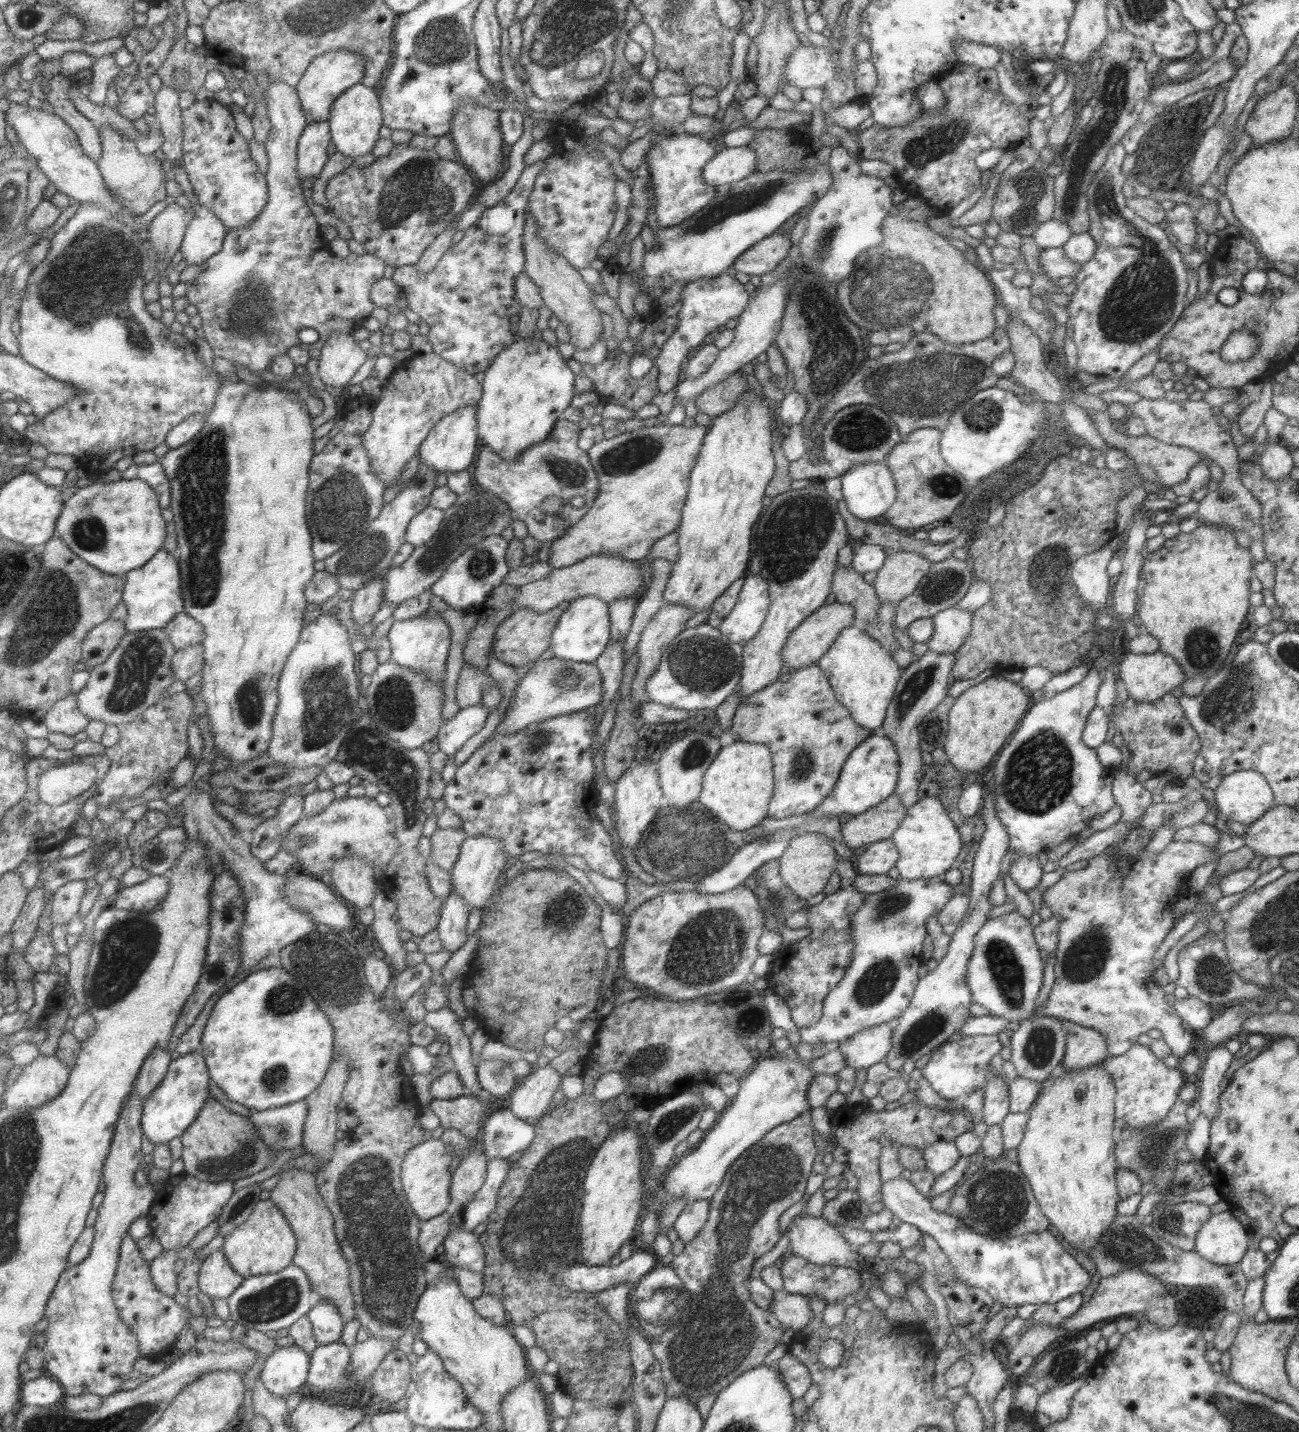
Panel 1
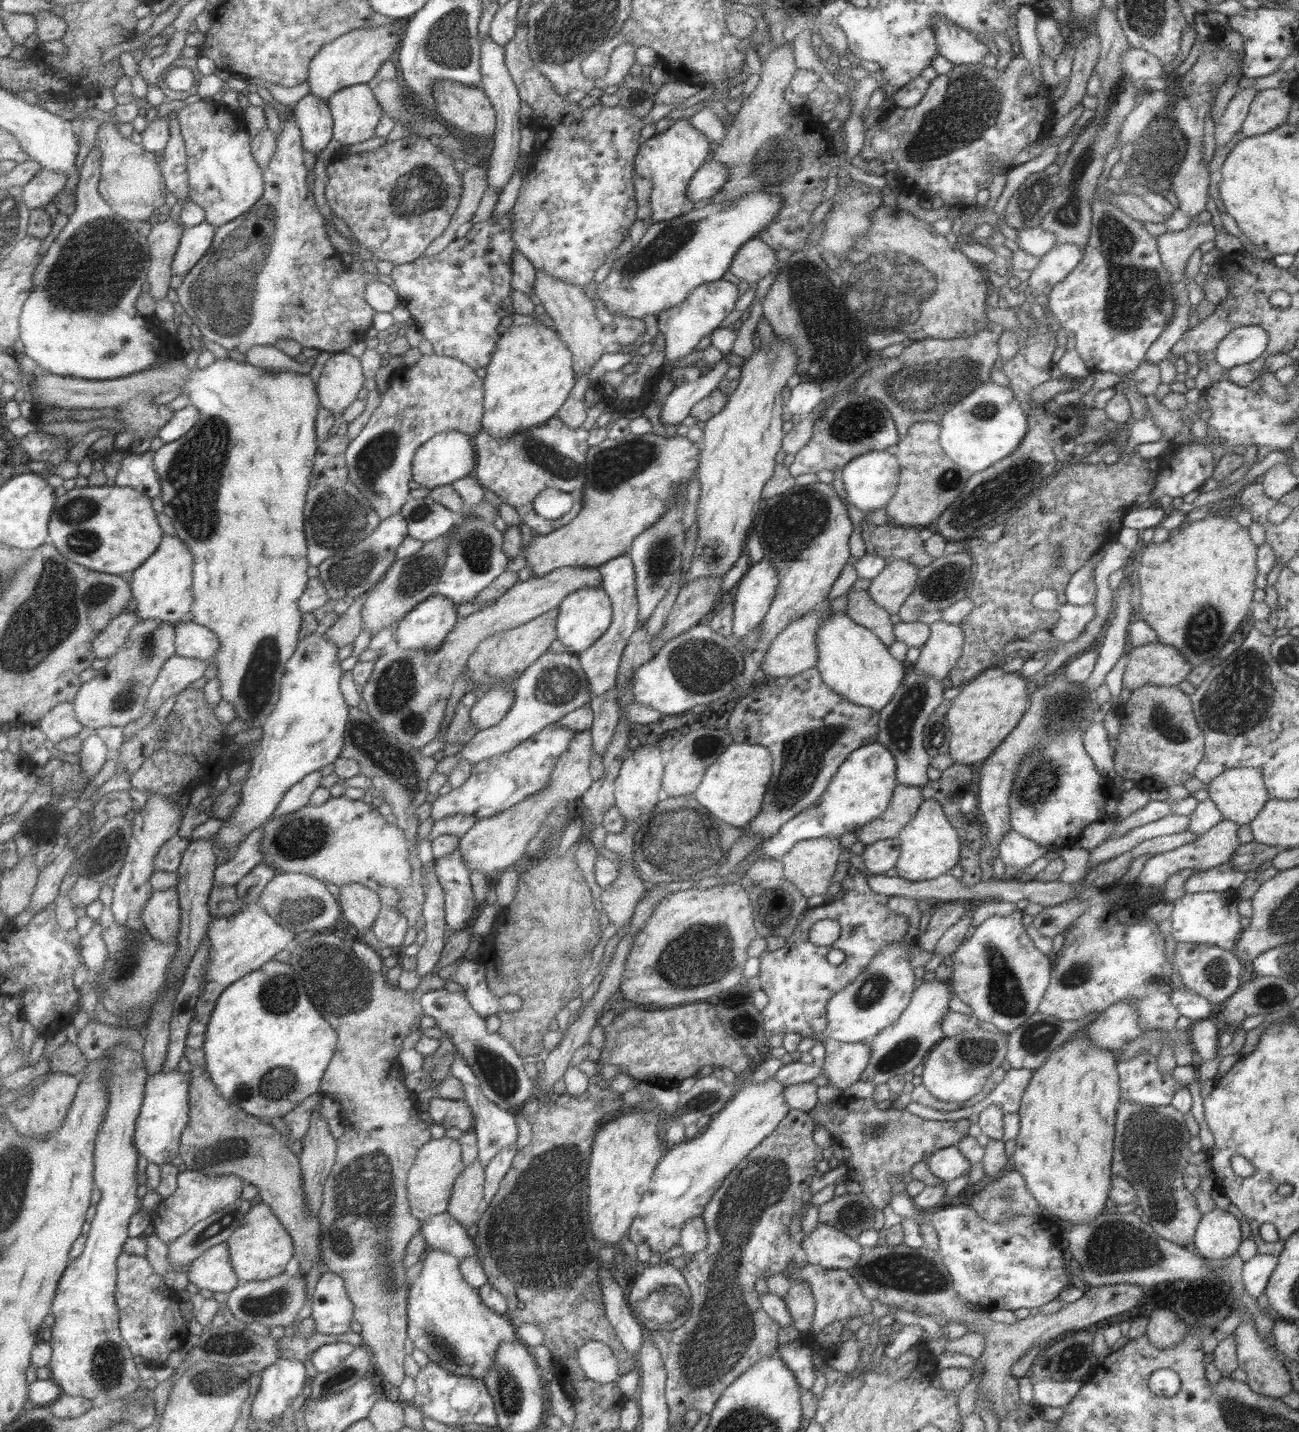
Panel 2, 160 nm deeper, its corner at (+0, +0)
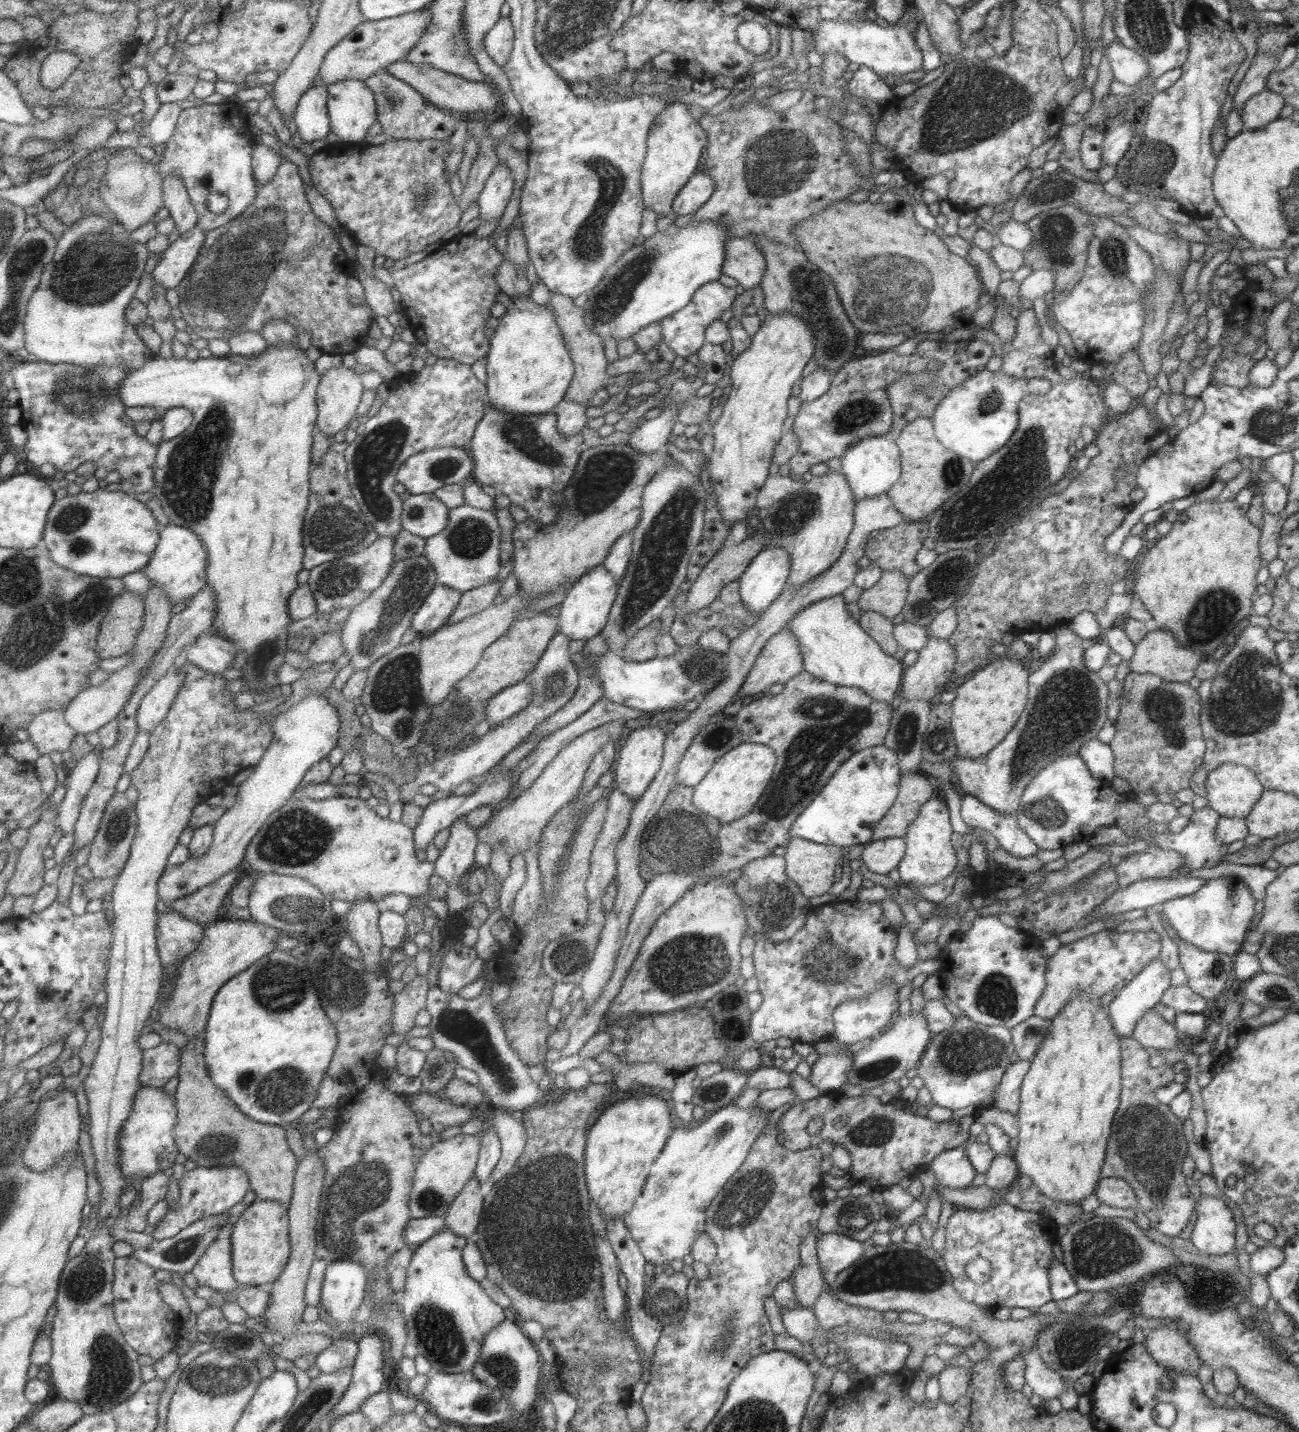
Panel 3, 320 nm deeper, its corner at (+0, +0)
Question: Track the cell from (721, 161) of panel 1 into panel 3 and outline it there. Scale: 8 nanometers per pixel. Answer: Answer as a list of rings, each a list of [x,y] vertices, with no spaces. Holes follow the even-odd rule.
[[[695,172],[672,200],[672,214],[691,216],[713,193],[714,183],[707,174]]]

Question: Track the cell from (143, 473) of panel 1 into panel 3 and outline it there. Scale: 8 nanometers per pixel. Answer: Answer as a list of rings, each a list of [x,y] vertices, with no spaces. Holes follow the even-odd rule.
[[[19,361],[11,376],[23,409],[22,425],[29,433],[24,448],[29,466],[52,464],[66,473],[90,460],[97,466],[97,480],[116,470],[121,474],[121,490],[132,494],[154,491],[159,444],[151,444],[135,429],[120,395],[122,382],[132,371],[125,365],[86,367]]]

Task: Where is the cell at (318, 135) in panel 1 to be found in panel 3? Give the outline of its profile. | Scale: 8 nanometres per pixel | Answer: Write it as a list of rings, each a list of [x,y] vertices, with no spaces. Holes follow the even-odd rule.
[[[326,85],[313,86],[303,95],[295,114],[298,132],[306,144],[324,139],[332,131],[329,115],[329,92]]]

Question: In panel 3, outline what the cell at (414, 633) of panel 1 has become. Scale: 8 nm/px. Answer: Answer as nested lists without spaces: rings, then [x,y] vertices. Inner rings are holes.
[[[435,584],[432,594],[413,619],[412,627],[418,630],[418,637],[426,637],[441,628],[460,603],[461,594],[459,590]]]

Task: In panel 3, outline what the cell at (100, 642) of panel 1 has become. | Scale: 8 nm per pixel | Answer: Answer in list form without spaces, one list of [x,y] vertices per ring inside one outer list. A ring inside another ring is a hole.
[[[126,590],[123,596],[115,598],[101,625],[100,637],[98,638],[98,654],[100,658],[106,659],[129,655],[133,648],[136,648],[138,636],[144,629],[145,614],[146,602],[139,594]]]

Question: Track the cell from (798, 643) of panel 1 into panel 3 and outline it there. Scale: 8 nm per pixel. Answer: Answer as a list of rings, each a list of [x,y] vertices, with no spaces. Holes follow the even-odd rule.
[[[781,630],[760,648],[755,663],[740,684],[735,696],[760,696],[765,688],[784,684],[803,671],[801,650],[795,636],[788,630]]]

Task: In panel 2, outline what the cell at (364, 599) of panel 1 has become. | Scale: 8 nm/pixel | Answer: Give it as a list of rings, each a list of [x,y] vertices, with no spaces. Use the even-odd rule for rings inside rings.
[[[369,592],[354,600],[350,609],[333,625],[325,628],[326,638],[339,648],[345,648],[355,642],[355,638],[364,631],[361,611],[369,598]]]

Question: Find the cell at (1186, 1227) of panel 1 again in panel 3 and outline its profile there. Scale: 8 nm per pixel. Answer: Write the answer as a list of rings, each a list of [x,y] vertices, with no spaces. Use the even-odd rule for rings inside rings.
[[[1131,1036],[1120,1038],[1119,1044],[1120,1101],[1111,1121],[1111,1135],[1100,1166],[1100,1178],[1126,1180],[1136,1194],[1143,1222],[1165,1236],[1177,1237],[1194,1210],[1196,1198],[1190,1193],[1181,1170],[1182,1160],[1187,1156],[1182,1120],[1170,1111],[1168,1105],[1161,1104],[1153,1092],[1173,1081],[1172,1066],[1165,1064],[1165,1070],[1153,1070],[1148,1064],[1150,1052]]]

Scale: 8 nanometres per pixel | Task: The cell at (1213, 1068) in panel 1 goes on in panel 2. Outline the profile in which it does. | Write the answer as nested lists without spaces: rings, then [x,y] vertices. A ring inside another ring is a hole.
[[[1195,1020],[1187,1030],[1190,1045],[1199,1054],[1201,1063],[1220,1059],[1220,1056],[1217,1056],[1219,1032],[1211,1020]]]

